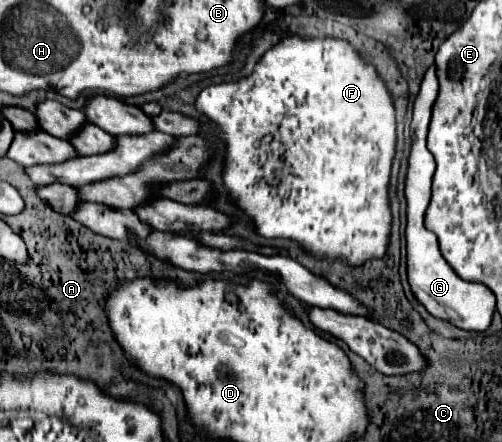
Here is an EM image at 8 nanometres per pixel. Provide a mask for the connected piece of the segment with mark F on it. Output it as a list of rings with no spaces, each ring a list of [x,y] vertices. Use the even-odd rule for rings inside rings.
[[[296,34],[284,36],[274,48],[270,48],[260,62],[254,66],[254,72],[248,78],[240,78],[236,82],[222,82],[206,86],[196,98],[196,108],[213,120],[216,124],[216,138],[226,145],[226,163],[222,178],[226,189],[237,205],[252,220],[256,234],[262,238],[294,238],[300,248],[316,258],[316,260],[332,260],[346,262],[348,266],[360,266],[368,260],[382,258],[390,246],[390,230],[392,230],[392,210],[390,210],[390,172],[396,154],[396,108],[394,96],[378,76],[378,70],[372,62],[366,62],[362,52],[358,52],[348,40],[338,38],[300,38]],[[278,176],[282,176],[282,184],[278,184]]]

